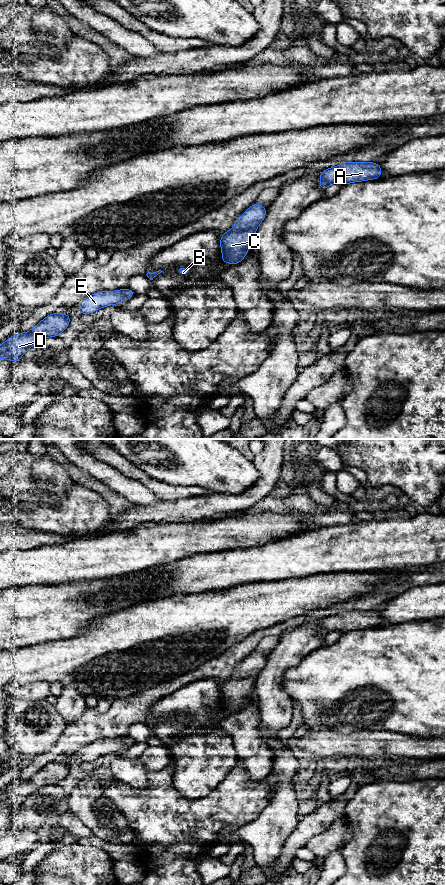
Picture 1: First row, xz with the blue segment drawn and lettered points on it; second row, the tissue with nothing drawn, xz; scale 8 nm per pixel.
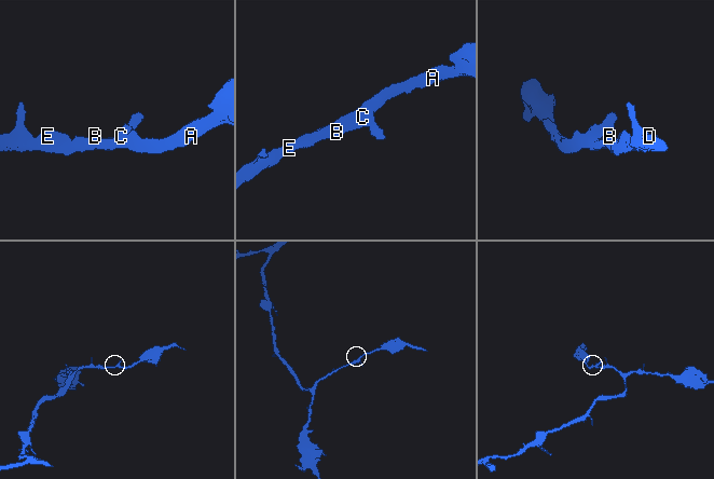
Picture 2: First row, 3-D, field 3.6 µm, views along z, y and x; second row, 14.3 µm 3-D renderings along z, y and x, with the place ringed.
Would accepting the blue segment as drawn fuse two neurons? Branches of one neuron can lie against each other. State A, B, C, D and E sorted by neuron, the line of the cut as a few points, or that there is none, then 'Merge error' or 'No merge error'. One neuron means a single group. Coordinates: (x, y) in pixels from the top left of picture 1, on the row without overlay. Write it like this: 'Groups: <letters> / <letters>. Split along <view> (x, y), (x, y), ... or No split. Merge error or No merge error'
Groups: A B C D E. No split. No merge error

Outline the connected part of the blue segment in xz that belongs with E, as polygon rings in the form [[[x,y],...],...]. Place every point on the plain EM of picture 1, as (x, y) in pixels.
[[[130,736],[94,741],[77,753],[79,762],[91,762],[100,756],[121,752],[135,743],[137,742]]]

